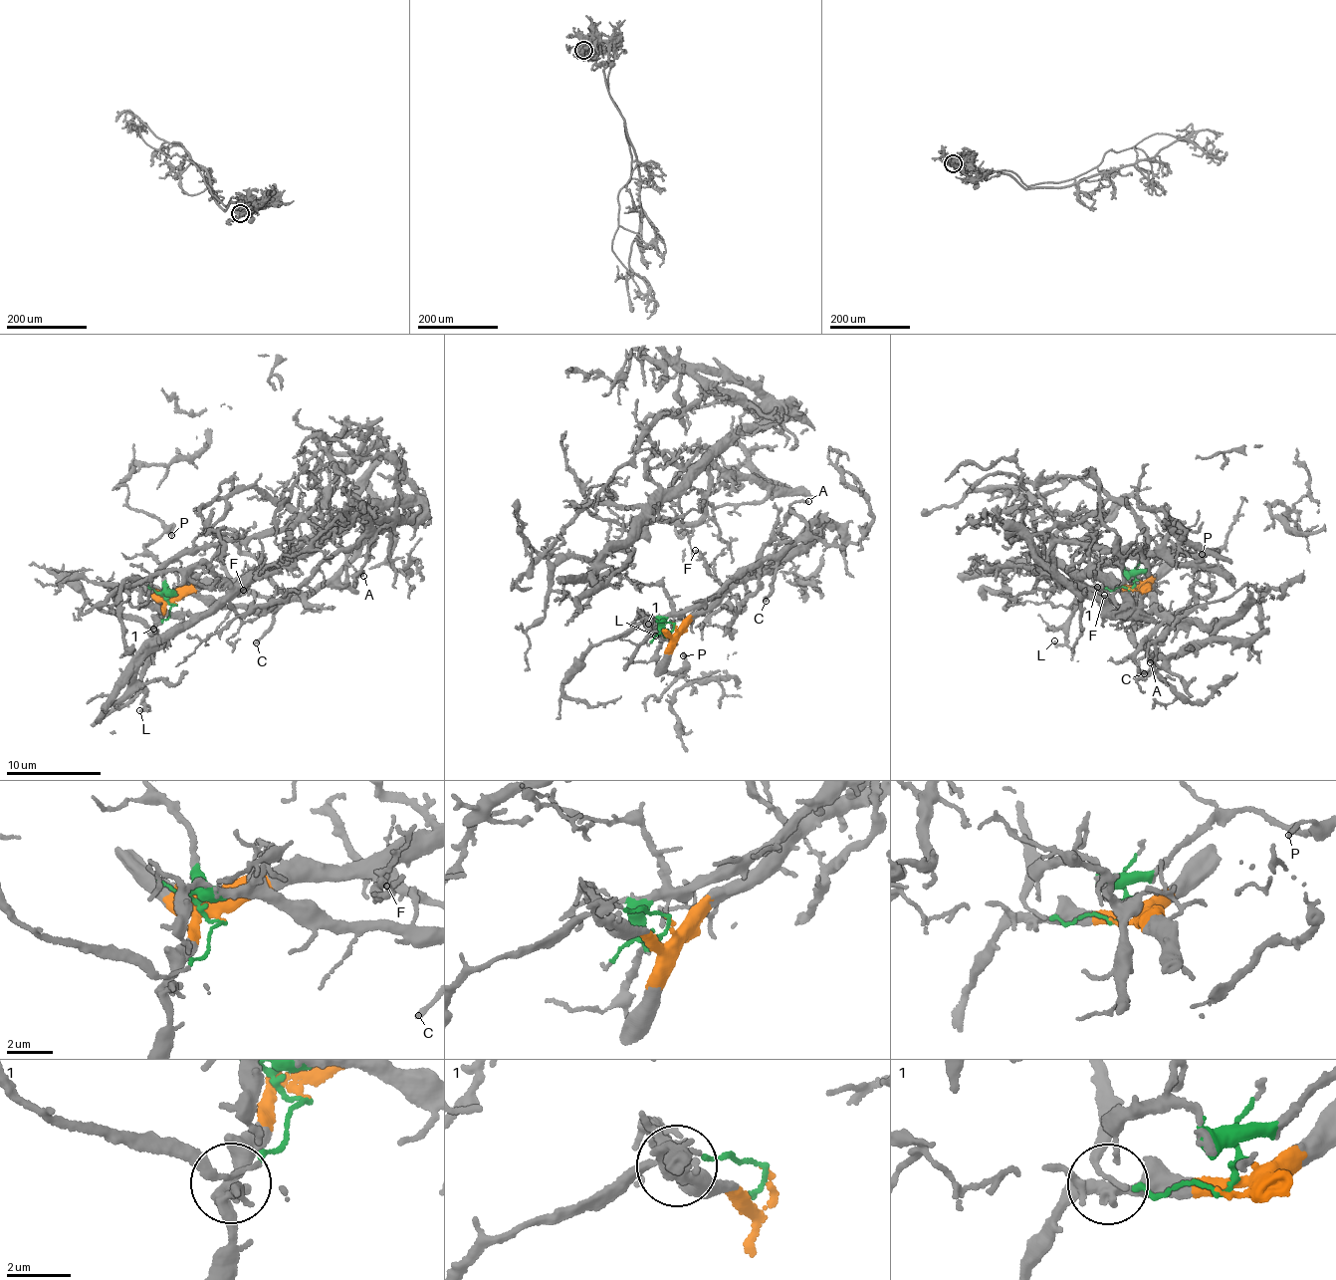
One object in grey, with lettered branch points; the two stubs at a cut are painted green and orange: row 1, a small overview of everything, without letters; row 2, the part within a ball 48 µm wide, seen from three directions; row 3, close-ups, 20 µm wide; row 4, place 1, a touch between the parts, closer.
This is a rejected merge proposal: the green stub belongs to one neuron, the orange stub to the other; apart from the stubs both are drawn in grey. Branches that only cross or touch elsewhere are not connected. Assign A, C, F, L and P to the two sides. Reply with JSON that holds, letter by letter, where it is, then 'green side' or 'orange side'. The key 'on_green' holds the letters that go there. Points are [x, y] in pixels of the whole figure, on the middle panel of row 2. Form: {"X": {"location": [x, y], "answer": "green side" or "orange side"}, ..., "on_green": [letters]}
{"A": {"location": [808, 501], "answer": "green side"}, "C": {"location": [766, 601], "answer": "green side"}, "F": {"location": [695, 550], "answer": "orange side"}, "L": {"location": [655, 636], "answer": "orange side"}, "P": {"location": [683, 655], "answer": "green side"}, "on_green": ["A", "C", "P"]}

